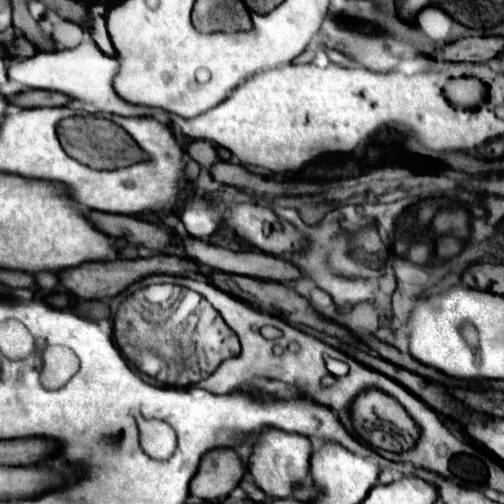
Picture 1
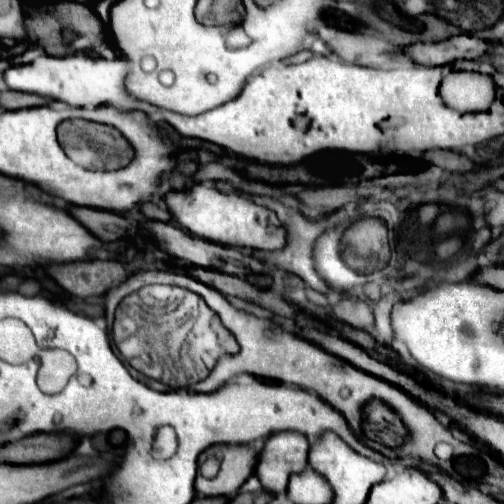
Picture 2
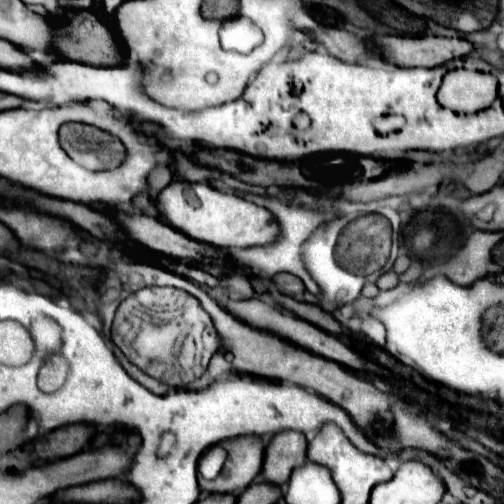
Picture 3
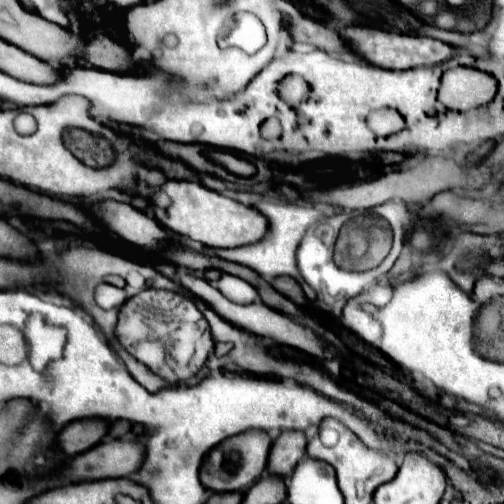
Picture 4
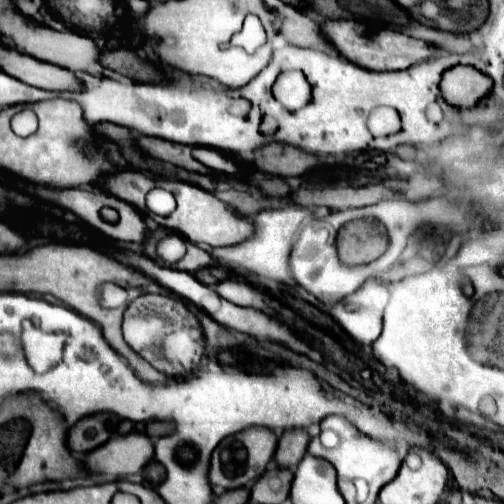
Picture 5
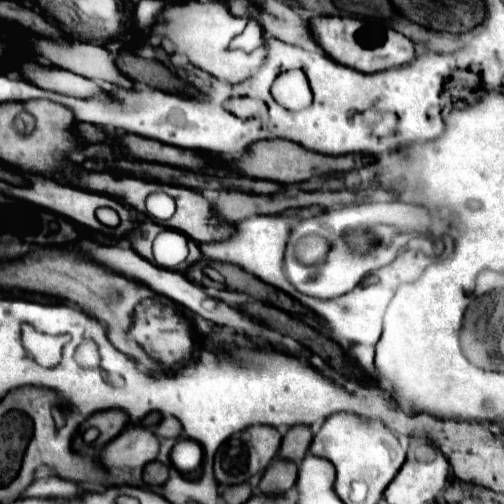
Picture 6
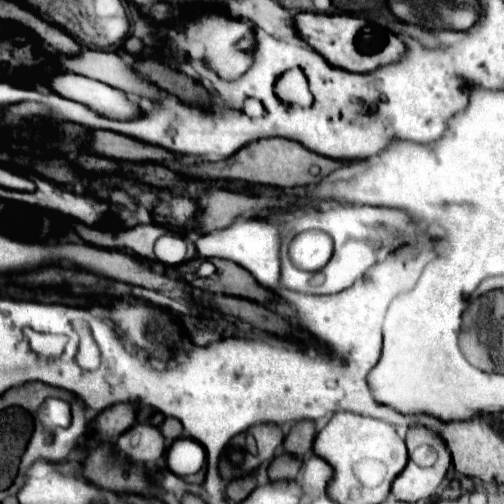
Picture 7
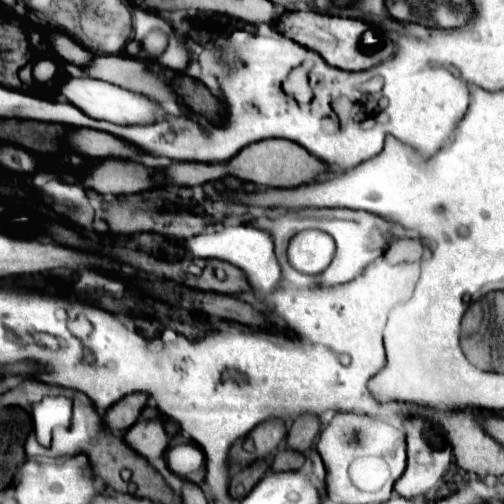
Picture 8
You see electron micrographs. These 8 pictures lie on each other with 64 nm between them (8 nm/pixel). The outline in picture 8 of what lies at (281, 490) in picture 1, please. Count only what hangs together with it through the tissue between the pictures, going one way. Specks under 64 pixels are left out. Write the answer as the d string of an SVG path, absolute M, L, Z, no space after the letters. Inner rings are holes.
M302 414L294 420L288 432L288 446L298 452L308 452L320 434L320 418L316 414Z

